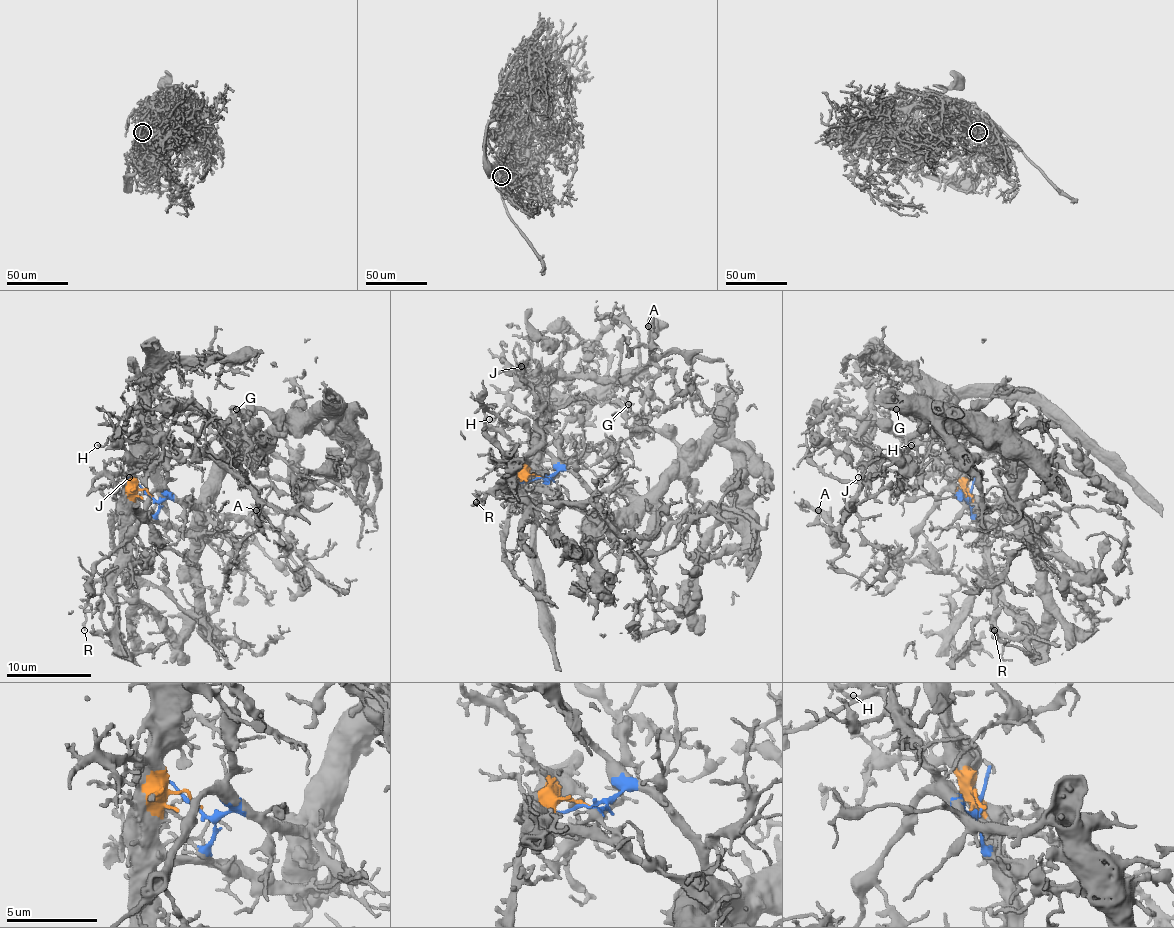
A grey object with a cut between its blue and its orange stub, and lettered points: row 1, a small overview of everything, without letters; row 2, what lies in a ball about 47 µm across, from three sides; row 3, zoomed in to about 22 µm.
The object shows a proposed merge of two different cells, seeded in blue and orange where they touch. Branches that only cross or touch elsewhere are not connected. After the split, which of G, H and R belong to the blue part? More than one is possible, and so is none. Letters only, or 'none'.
G, H

